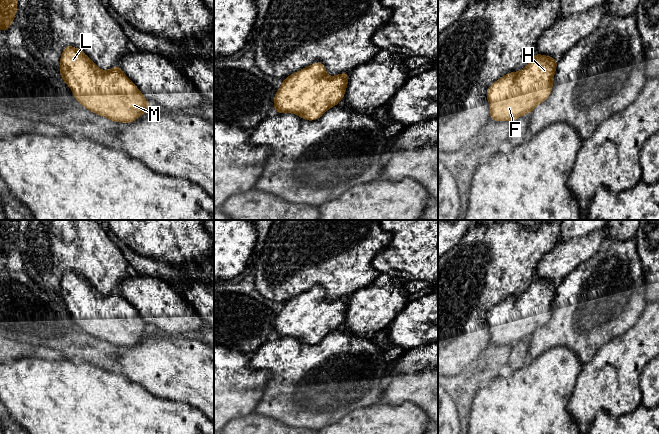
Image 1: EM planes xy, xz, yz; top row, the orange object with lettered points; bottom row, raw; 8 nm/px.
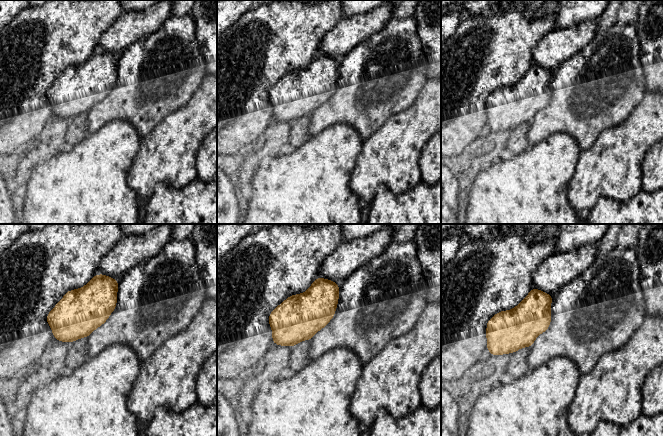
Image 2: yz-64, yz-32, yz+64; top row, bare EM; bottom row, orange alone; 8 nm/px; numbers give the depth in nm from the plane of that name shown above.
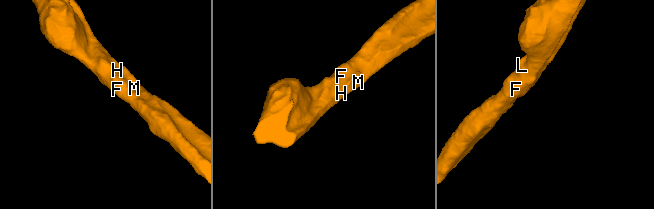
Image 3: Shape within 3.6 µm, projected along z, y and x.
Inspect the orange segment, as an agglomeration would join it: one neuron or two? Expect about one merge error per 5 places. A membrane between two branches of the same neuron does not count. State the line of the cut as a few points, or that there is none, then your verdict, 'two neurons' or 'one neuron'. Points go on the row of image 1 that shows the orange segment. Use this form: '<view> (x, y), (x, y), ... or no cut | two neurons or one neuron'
no cut | one neuron

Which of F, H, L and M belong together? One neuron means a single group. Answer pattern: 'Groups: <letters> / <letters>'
Groups: F H L M

